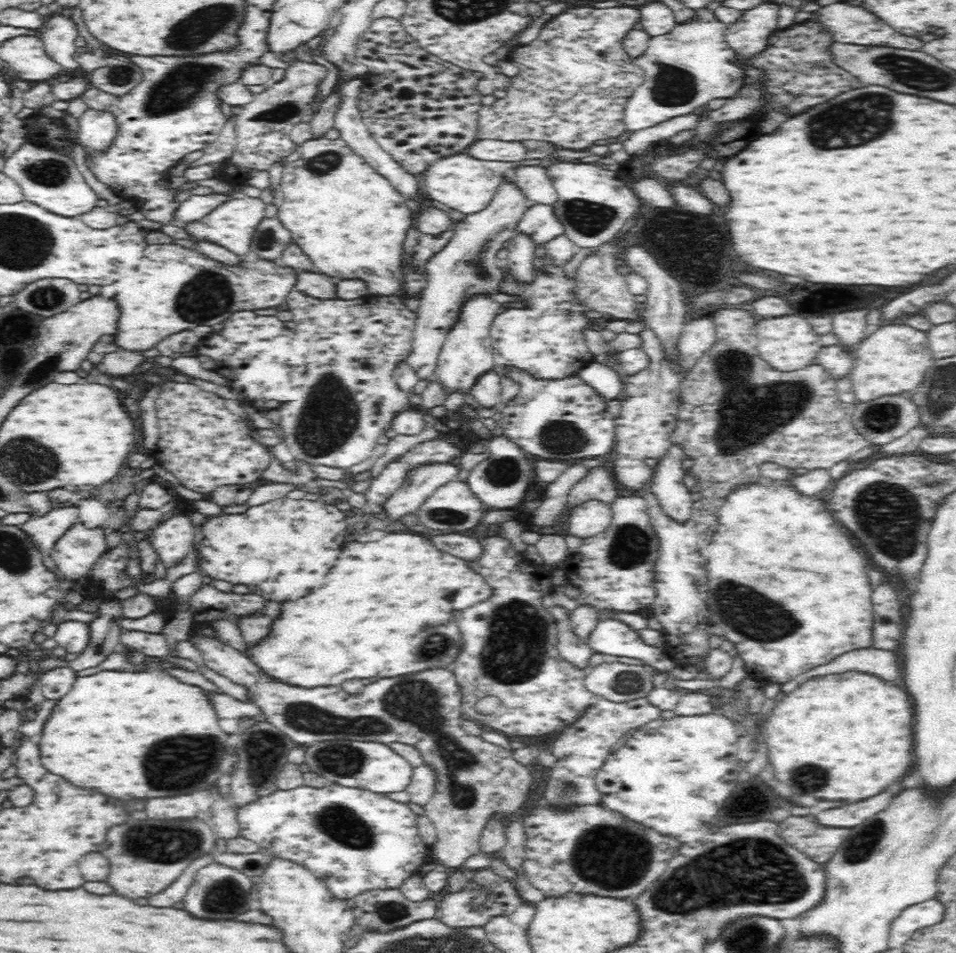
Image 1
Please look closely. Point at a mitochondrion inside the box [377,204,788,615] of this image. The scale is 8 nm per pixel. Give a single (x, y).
(631, 546)

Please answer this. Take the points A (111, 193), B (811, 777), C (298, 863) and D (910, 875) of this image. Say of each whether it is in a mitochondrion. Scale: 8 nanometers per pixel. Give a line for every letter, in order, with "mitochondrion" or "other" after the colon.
A: other
B: mitochondrion
C: other
D: other

